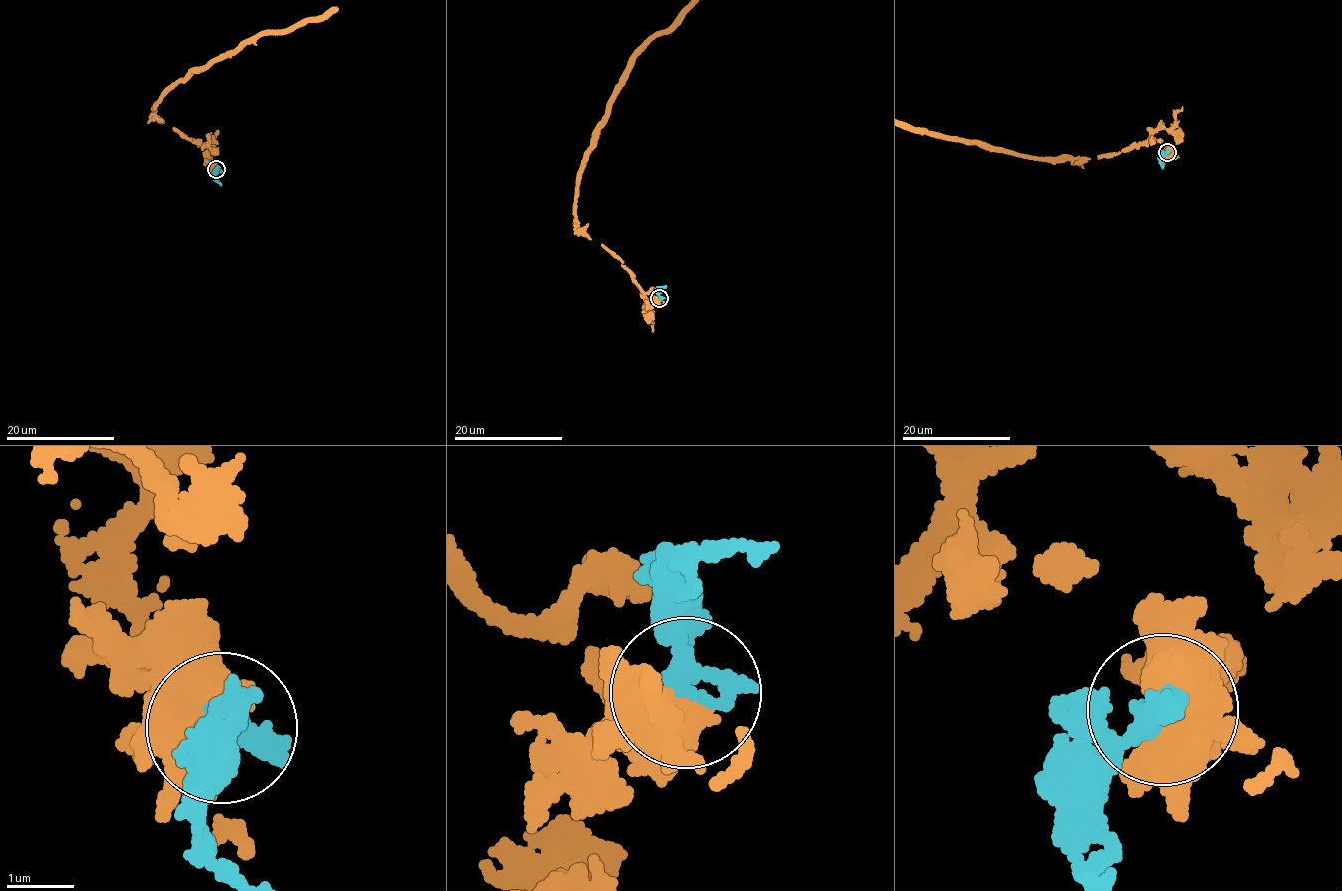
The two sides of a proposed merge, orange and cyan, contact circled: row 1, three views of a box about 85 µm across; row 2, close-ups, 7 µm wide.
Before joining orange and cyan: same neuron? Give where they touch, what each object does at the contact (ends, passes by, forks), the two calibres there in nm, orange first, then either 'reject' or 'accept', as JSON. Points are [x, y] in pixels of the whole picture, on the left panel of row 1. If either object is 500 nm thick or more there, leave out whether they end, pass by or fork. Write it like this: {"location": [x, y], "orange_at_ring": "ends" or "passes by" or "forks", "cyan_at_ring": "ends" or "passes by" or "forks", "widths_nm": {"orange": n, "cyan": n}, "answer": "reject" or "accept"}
{"location": [216, 169], "widths_nm": {"orange": 500, "cyan": 400}, "answer": "accept"}

